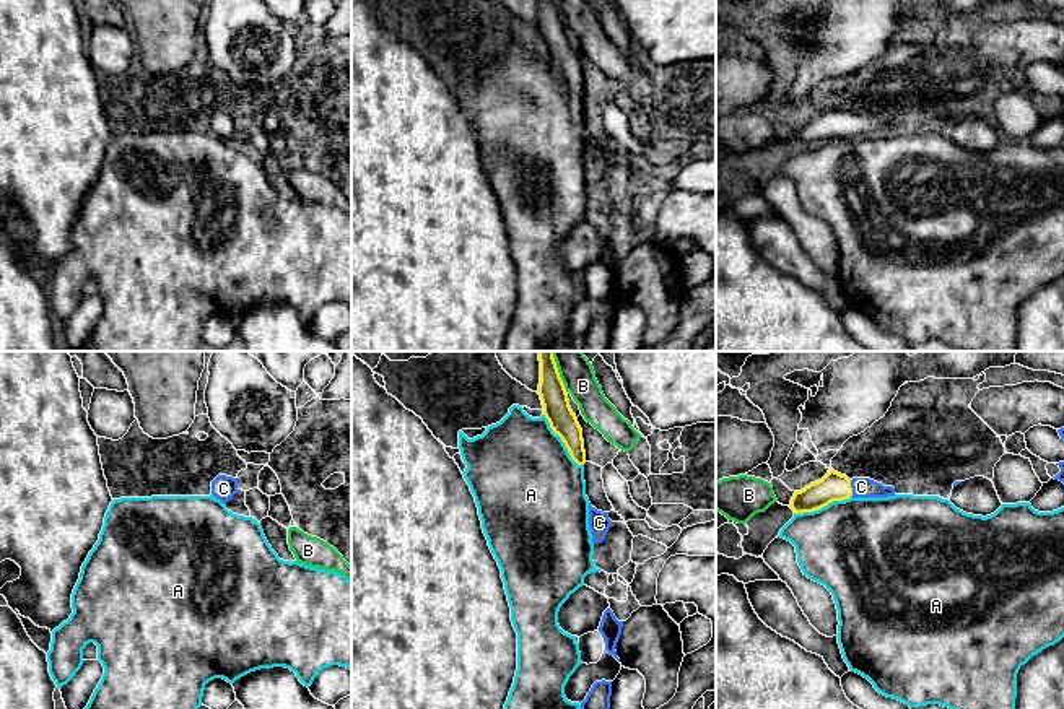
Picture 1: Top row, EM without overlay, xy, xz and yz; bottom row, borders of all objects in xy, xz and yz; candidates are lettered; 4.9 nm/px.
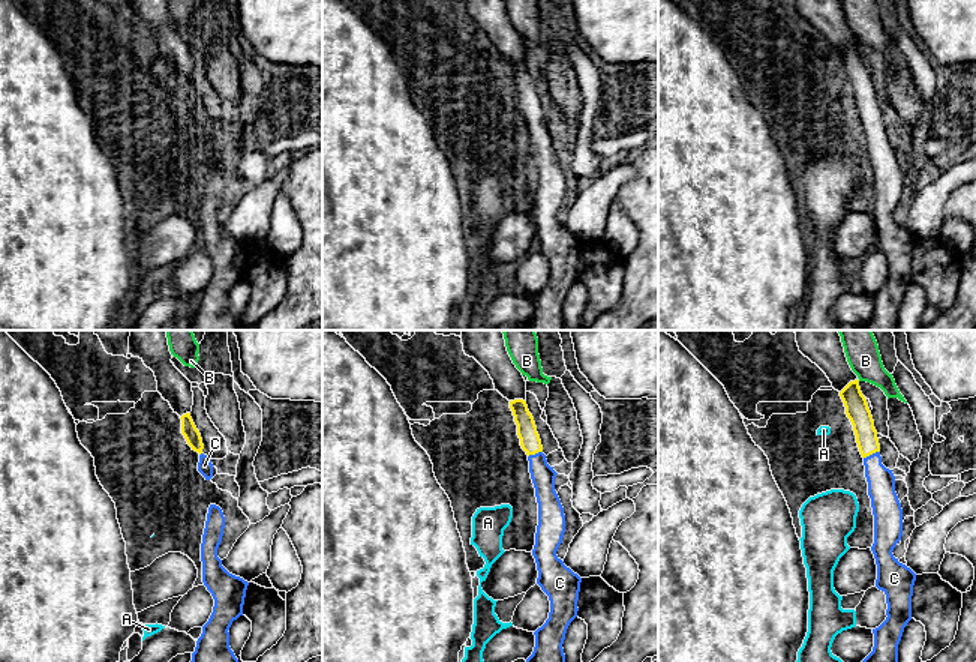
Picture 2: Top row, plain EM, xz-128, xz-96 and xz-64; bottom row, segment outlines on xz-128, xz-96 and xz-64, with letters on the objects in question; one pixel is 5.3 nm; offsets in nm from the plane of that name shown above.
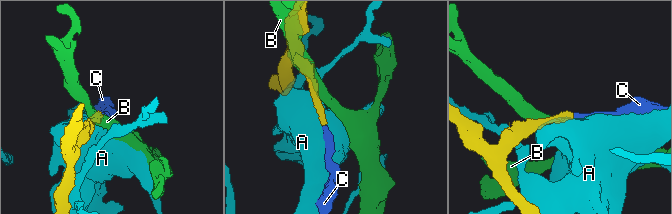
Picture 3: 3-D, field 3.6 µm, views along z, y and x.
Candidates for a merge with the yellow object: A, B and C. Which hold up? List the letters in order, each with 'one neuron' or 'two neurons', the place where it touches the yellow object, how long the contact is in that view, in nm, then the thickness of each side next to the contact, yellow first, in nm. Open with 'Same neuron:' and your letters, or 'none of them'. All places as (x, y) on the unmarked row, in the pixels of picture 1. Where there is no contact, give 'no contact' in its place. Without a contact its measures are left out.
Same neuron: C
A: two neurons; meets yellow in xz at (562, 75); contact 320 nm long; 140 nm thick on the yellow side, 500 nm on the other
B: two neurons; meets yellow in xz at (560, 13); contact 150 nm long; 140 nm thick on the yellow side, 160 nm on the other
C: one neuron; meets yellow in yz at (851, 124); contact 90 nm long; 140 nm thick on the yellow side, 100 nm on the other

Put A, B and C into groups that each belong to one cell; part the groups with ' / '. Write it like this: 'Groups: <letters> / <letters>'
Groups: A / B / C

